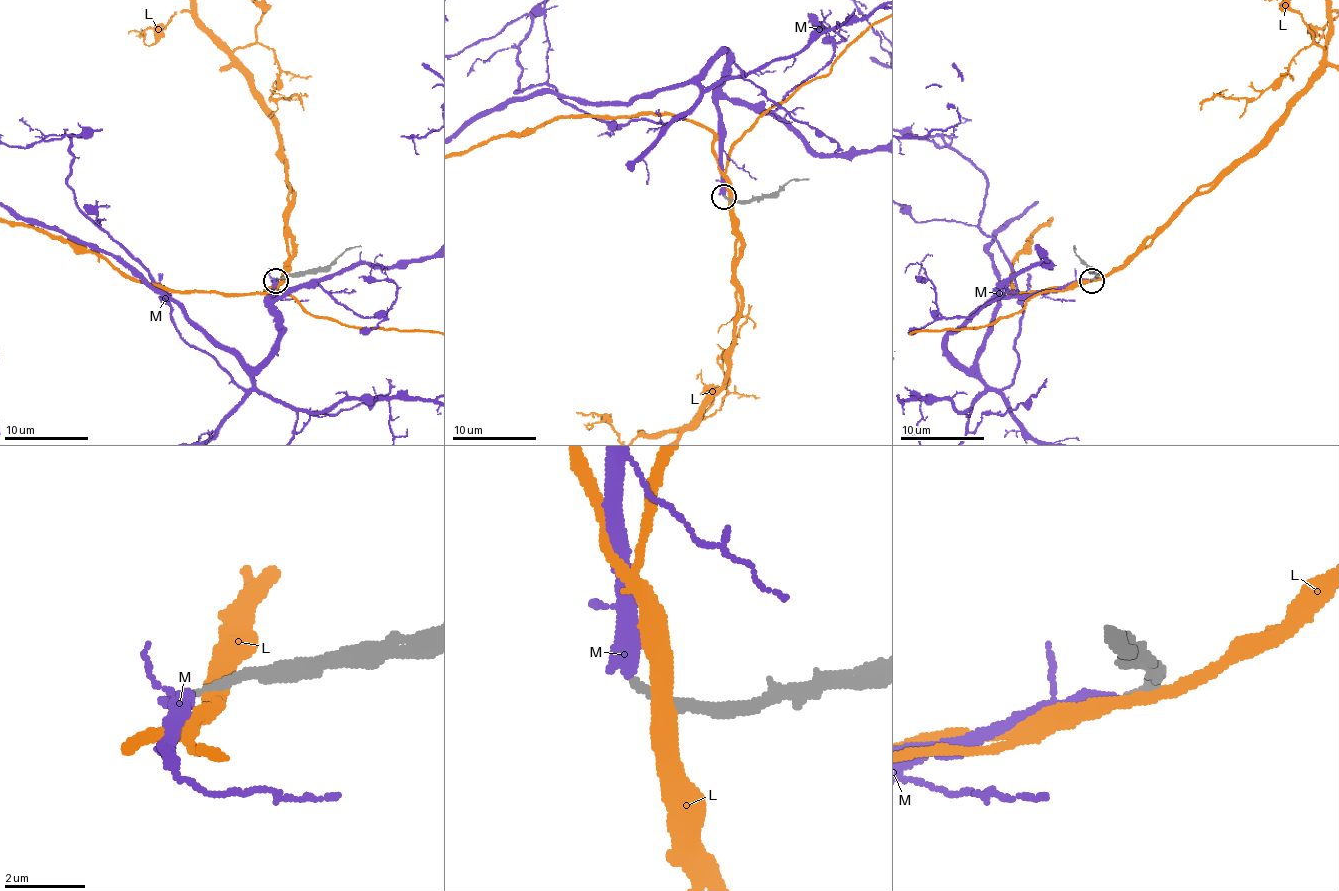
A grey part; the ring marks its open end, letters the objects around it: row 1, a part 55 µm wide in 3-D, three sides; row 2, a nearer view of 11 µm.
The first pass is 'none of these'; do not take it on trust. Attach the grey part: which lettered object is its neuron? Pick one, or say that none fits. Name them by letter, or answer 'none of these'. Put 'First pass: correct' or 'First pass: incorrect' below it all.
none of these
First pass: correct

